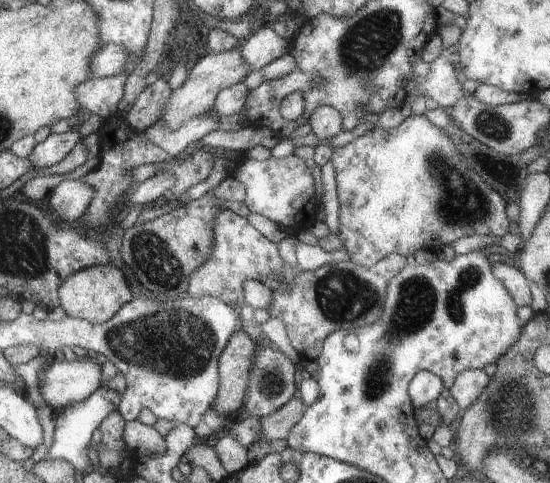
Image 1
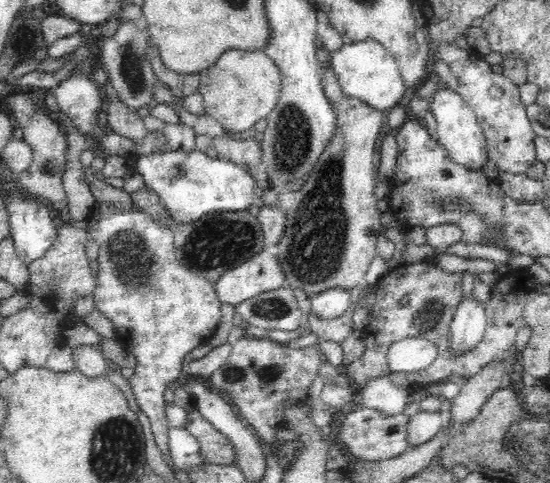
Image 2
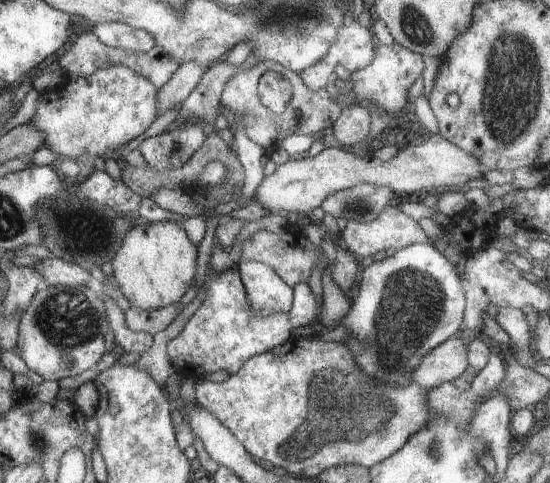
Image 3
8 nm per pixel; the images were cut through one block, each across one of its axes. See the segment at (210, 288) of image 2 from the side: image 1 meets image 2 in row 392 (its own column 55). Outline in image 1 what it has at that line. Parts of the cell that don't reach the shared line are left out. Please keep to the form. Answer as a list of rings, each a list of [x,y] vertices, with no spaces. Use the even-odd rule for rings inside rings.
[[[76,129],[61,134],[50,133],[44,142],[37,143],[28,159],[34,163],[37,170],[50,168],[64,160],[82,140],[83,132]]]

